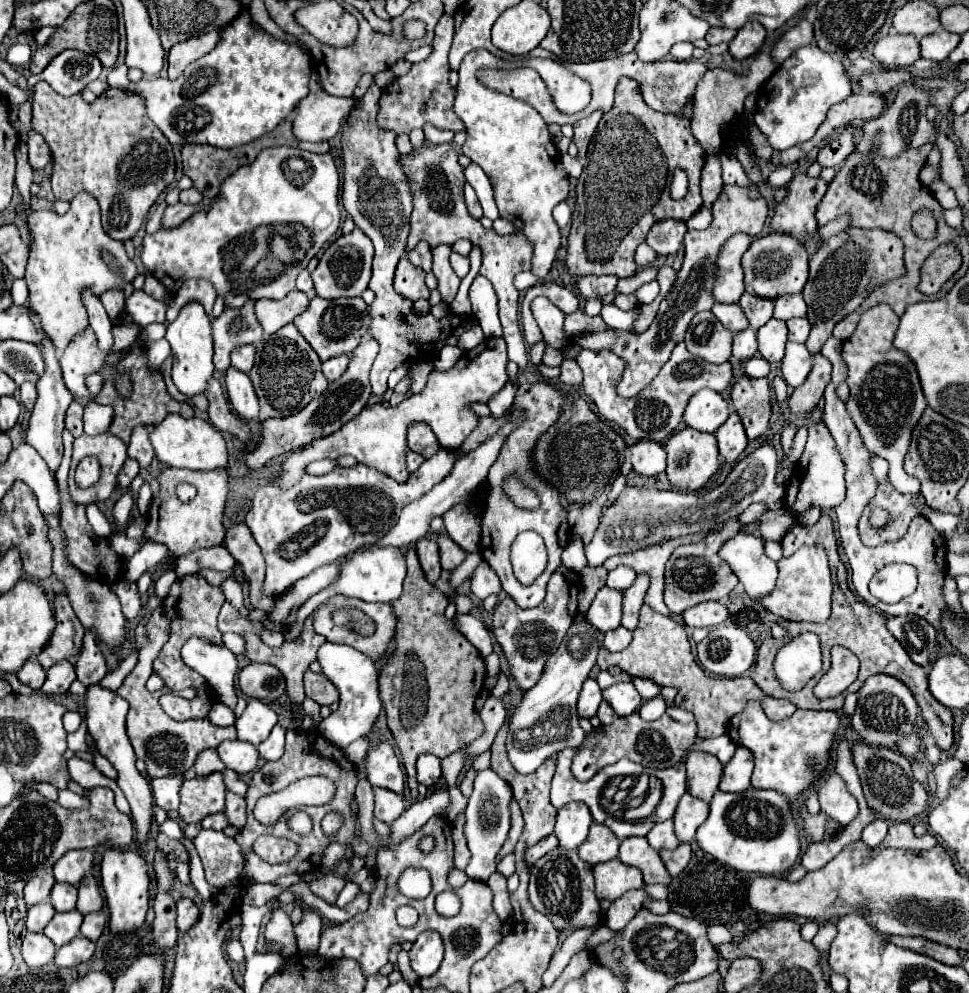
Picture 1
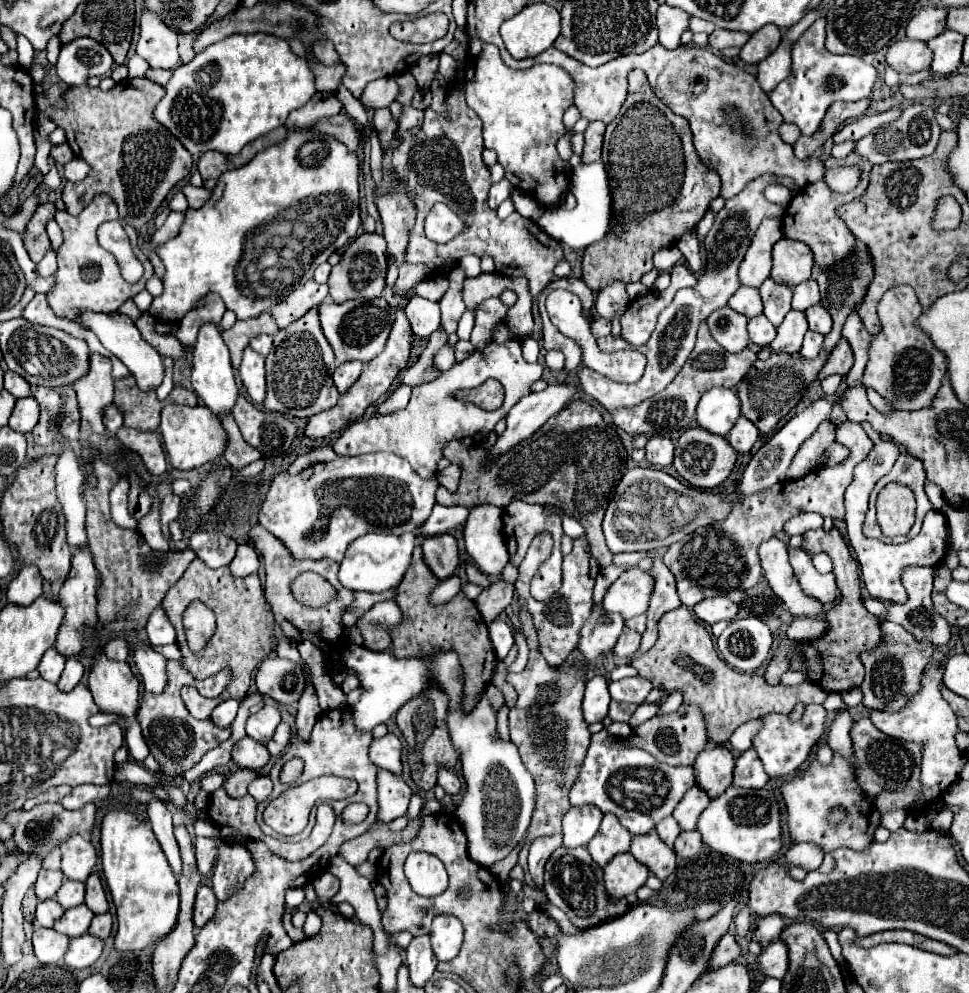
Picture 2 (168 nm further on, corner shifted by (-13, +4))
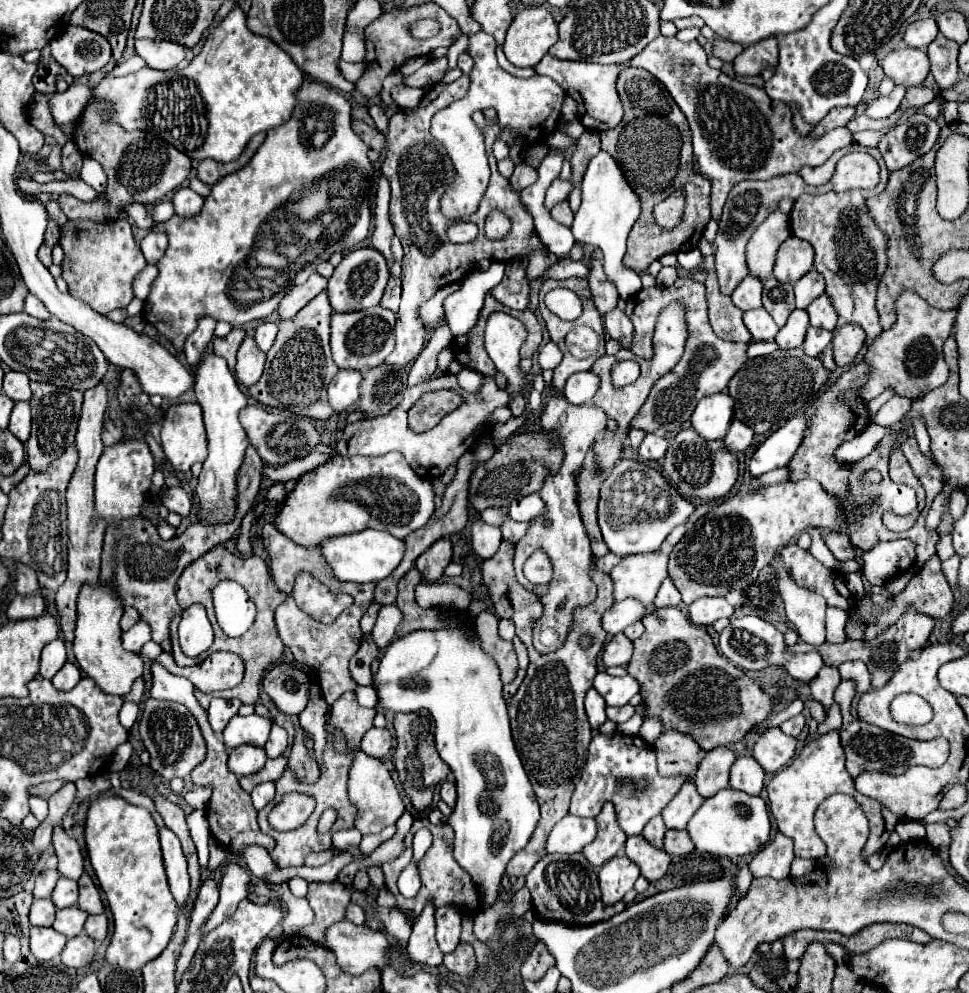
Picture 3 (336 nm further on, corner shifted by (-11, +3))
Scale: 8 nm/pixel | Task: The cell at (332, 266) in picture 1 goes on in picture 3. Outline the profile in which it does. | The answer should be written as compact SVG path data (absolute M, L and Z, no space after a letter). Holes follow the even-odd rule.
M374 247L354 249L340 261L340 265L334 269L334 275L328 279L330 305L334 311L340 311L340 313L376 307L382 299L382 293L384 293L388 279L390 279L388 263Z

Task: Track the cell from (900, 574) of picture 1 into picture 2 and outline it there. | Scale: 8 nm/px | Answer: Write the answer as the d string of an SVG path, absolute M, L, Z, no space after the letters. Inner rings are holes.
M922 566L904 568L902 570L902 586L908 592L908 602L906 604L890 604L888 606L886 602L880 602L880 600L874 600L874 598L866 598L864 600L864 606L866 606L866 610L870 614L884 616L888 622L900 624L916 640L926 640L934 648L944 646L950 640L950 624L946 624L946 620L934 612L934 604L932 604L932 598L930 598L930 592L932 592L932 576L934 576L934 570L932 568L922 568Z

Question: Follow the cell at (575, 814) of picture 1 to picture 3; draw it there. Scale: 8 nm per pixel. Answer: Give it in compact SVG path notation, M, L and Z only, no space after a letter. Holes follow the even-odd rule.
M566 815L550 831L546 841L546 853L580 853L596 837L596 821L576 815Z

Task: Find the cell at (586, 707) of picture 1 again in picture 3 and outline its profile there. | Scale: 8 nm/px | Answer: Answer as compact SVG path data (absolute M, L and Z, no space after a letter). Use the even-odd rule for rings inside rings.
M590 689L588 693L586 693L586 715L588 715L588 721L590 721L590 727L596 731L604 721L606 721L606 713L604 713L604 709L606 709L606 703L604 703L604 699L598 695L598 691L596 689Z

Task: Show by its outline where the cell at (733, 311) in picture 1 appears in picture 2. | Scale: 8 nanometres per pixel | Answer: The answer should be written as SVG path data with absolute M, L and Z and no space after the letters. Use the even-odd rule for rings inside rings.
M740 286L736 294L728 300L728 306L738 314L744 314L746 318L754 318L762 314L760 294L756 288L748 288L748 286Z

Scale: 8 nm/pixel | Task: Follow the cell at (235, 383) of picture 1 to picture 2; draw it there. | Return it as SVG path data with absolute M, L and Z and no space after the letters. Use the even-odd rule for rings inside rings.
M246 348L242 366L240 366L242 384L254 404L262 404L266 398L266 380L264 380L264 356L256 354L252 348Z

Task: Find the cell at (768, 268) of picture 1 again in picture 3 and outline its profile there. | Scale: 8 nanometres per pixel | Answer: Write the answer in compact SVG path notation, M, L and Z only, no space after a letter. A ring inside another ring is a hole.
M790 235L776 257L774 277L782 283L796 283L814 265L814 249L808 241Z

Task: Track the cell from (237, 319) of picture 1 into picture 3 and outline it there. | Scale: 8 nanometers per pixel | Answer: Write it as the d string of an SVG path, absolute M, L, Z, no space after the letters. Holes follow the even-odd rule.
M232 329L226 337L214 337L214 341L212 341L212 351L216 353L216 355L220 355L220 357L224 357L226 361L228 361L228 367L230 369L234 369L234 365L236 365L236 351L238 351L238 347L240 347L240 343L242 343L242 339L246 337L246 333L244 333L244 329Z

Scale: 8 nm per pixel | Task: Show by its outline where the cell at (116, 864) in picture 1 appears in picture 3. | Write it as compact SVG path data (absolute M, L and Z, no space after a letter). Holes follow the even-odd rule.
M104 795L88 807L84 841L114 917L114 933L104 959L122 971L138 971L166 949L178 919L178 905L168 889L160 857L154 817L148 809L136 807L118 795Z

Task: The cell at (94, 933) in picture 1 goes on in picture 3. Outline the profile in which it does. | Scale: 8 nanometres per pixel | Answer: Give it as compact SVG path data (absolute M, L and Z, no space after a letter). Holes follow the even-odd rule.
M90 915L84 925L84 933L96 941L104 941L108 935L108 919L106 915Z

